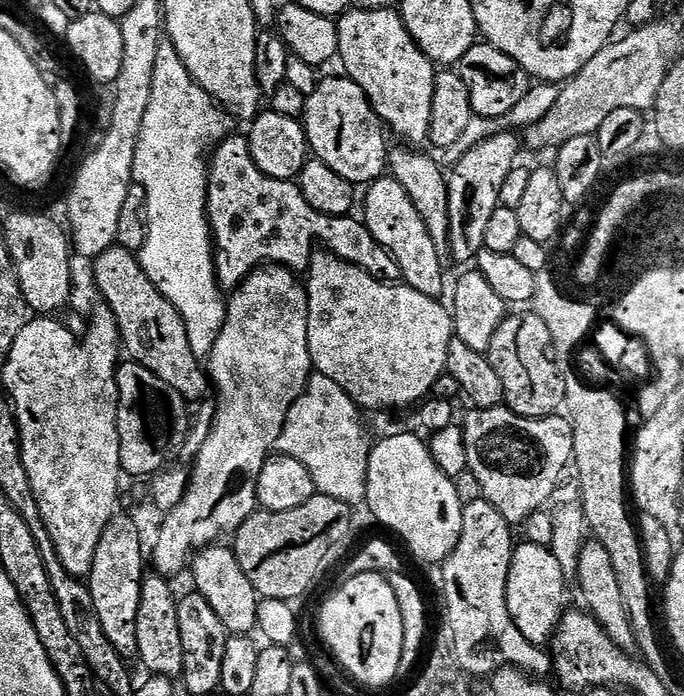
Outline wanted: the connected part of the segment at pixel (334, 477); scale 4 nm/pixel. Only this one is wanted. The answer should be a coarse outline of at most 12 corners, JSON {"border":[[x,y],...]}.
{"border":[[316,372],[275,451],[319,495],[363,505],[368,437],[356,401]]}

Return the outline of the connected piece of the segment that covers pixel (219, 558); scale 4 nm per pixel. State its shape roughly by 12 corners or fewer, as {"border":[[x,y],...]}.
{"border":[[231,547],[190,560],[195,591],[233,636],[257,631],[261,597]]}

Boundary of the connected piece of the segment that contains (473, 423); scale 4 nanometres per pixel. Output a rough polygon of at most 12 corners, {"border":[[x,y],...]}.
{"border":[[506,406],[462,420],[468,472],[509,524],[555,497],[571,422]]}

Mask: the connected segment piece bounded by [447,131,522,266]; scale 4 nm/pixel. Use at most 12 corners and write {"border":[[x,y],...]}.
{"border":[[515,131],[478,142],[448,173],[451,263],[485,251]]}

